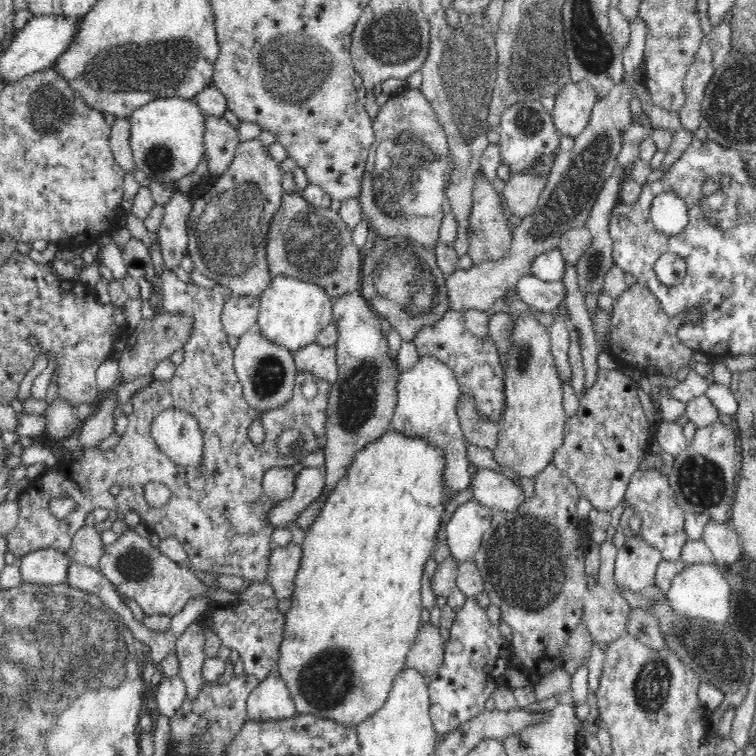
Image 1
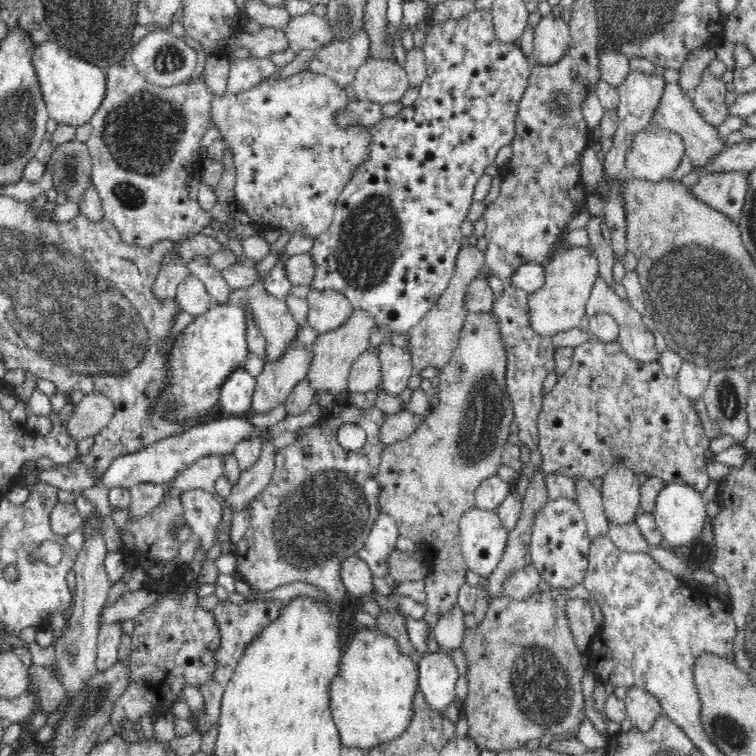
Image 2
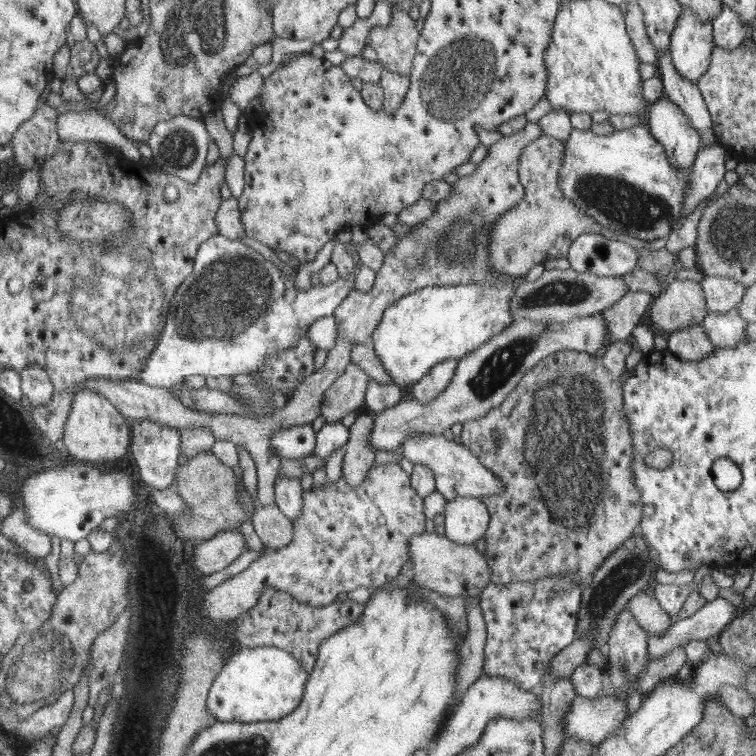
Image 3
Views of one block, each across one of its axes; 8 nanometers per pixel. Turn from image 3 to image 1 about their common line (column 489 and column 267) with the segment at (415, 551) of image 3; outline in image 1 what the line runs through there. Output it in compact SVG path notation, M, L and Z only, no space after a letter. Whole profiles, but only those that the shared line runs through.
M293 541L284 547L272 546L264 584L271 586L276 598L291 597L293 580L295 579L297 568L300 566L301 558L302 548Z

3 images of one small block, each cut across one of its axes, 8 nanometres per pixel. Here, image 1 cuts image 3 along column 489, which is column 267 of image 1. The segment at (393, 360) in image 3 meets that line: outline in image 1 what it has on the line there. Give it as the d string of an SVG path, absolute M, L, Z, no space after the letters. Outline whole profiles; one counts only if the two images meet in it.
M283 275L272 276L271 282L259 299L260 312L255 329L268 341L283 346L291 353L315 342L316 335L332 322L333 300L314 283L298 281Z

